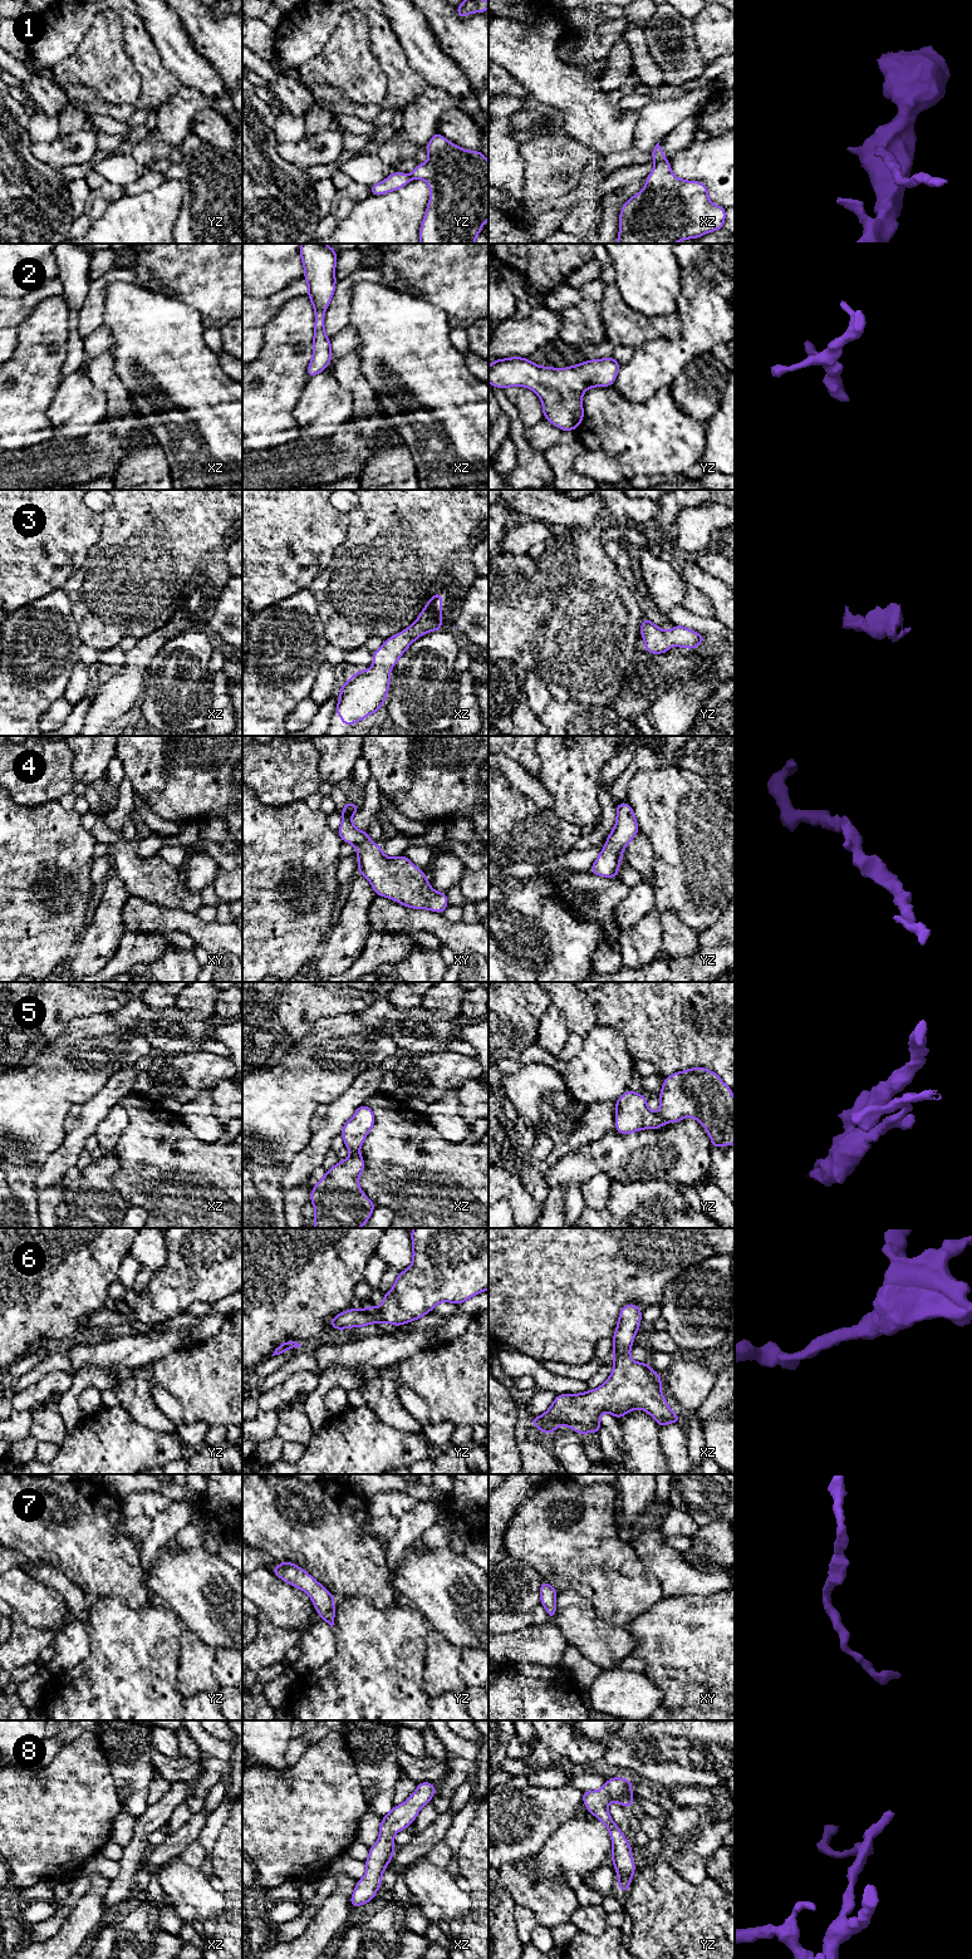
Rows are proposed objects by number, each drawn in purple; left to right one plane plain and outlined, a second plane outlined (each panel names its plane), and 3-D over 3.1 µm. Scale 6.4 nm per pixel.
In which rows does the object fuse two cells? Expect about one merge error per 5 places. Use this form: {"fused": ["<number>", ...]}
{"fused": ["5"]}

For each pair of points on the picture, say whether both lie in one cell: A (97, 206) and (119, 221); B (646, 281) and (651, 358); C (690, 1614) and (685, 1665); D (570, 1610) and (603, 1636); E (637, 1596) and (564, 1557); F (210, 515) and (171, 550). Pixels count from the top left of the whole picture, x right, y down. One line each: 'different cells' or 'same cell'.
A: different cells
B: different cells
C: same cell
D: same cell
E: same cell
F: same cell

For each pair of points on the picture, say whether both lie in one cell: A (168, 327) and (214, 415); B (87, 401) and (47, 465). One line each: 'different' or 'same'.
A: same
B: different

